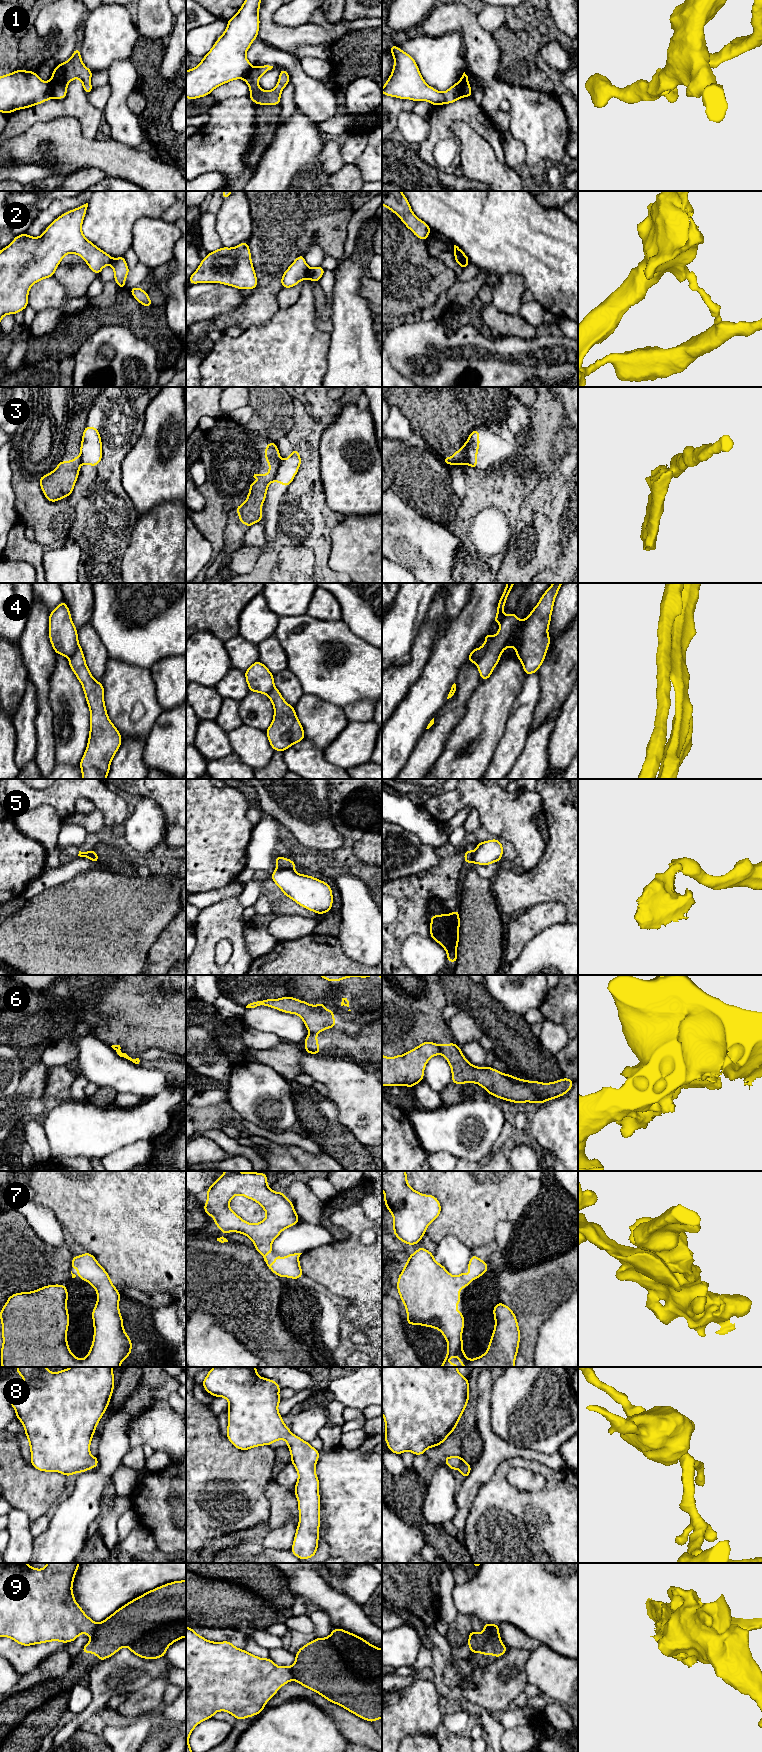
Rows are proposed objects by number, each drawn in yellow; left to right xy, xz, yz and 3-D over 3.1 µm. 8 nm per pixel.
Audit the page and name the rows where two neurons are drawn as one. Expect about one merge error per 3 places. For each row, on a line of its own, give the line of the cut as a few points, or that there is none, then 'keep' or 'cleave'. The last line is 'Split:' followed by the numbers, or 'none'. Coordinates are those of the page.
1: cut xy (48, 82), (52, 97); cleave
2: cut xz (309, 268), (307, 277); cleave
3: cut xz (282, 460), (271, 480); cleave
4: cut yz (493, 637), (487, 651), (477, 663); cleave
5: cut xz (279, 867), (292, 870); cleave
6: cut yz (438, 1046), (441, 1052); cleave
7: cut none; keep
8: cut none; keep
9: cut xy (97, 1624), (91, 1638); cleave
Split: 1, 2, 3, 4, 5, 6, 9

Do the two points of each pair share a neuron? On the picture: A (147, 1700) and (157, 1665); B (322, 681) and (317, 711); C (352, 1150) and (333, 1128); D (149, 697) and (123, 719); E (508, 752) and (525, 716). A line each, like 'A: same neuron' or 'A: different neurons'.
A: different neurons
B: different neurons
C: same neuron
D: same neuron
E: same neuron

